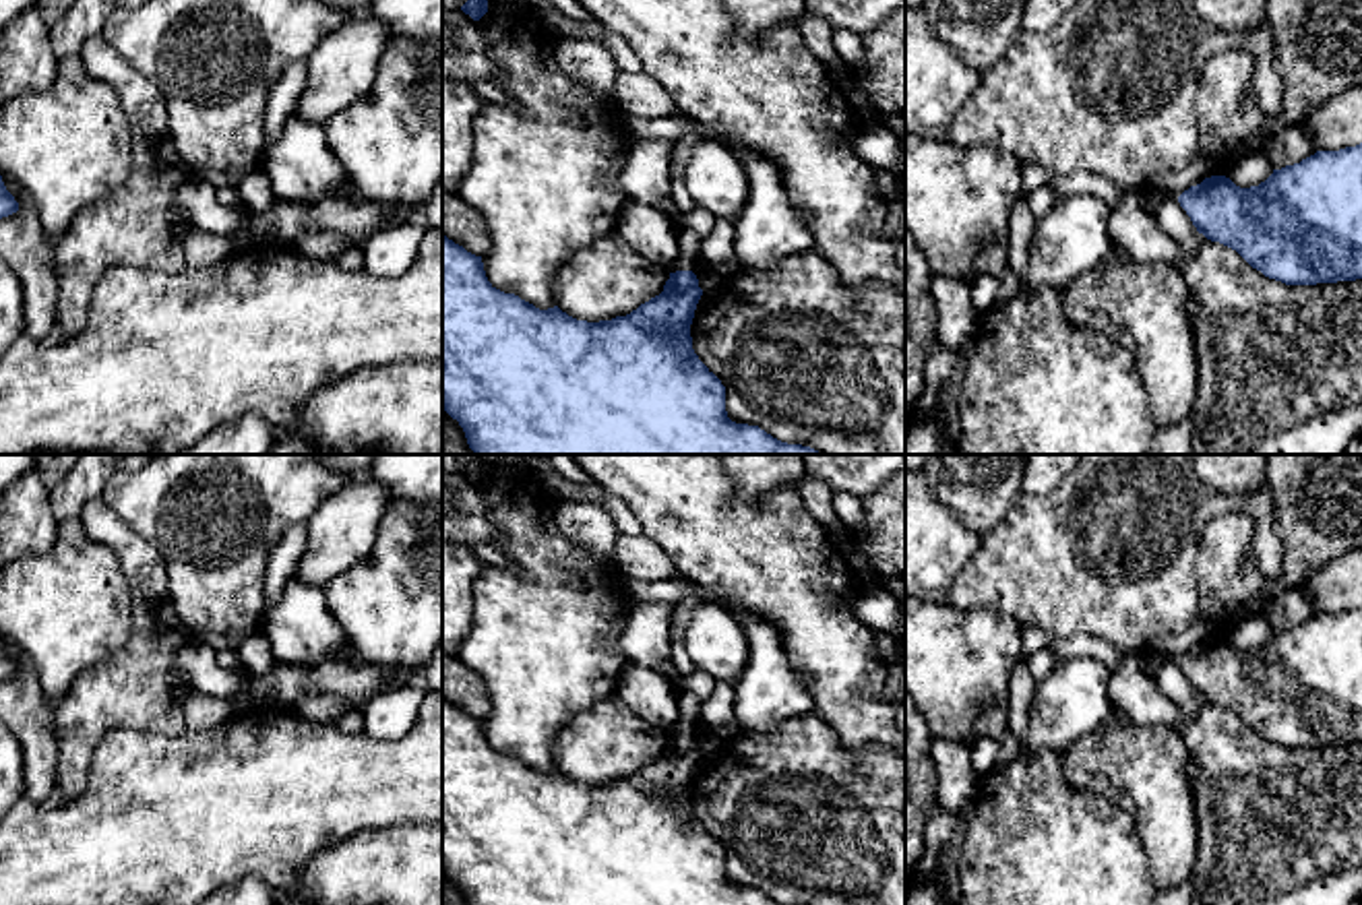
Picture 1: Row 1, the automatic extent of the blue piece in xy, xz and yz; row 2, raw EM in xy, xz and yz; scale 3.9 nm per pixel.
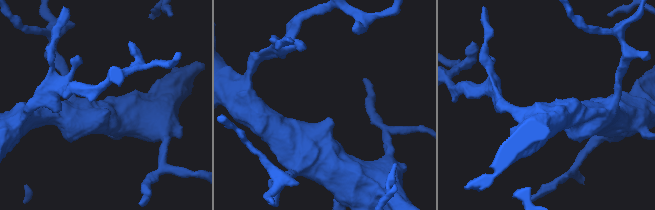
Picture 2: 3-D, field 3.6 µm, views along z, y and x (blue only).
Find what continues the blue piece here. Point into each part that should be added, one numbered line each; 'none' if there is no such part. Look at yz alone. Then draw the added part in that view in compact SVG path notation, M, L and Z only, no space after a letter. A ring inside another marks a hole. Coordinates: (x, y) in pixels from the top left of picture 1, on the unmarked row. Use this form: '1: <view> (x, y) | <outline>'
1: yz (1148, 662) | M1149 651L1149 653L1137 653L1137 663L1143 669L1145 676L1153 674L1155 667L1166 661L1166 659L1174 659L1178 661L1182 655L1170 655L1166 651Z

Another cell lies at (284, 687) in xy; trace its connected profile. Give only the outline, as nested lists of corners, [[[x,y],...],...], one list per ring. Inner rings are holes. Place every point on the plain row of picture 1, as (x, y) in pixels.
[[[277,663],[267,676],[252,678],[250,703],[240,709],[238,703],[207,696],[192,690],[184,700],[186,729],[203,731],[231,721],[244,711],[293,711],[310,694],[329,694],[337,698],[362,698],[382,690],[399,665],[358,663],[322,663],[316,667],[291,667]]]

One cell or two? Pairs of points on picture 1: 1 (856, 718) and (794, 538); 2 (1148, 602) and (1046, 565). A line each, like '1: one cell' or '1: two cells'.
1: one cell
2: one cell

